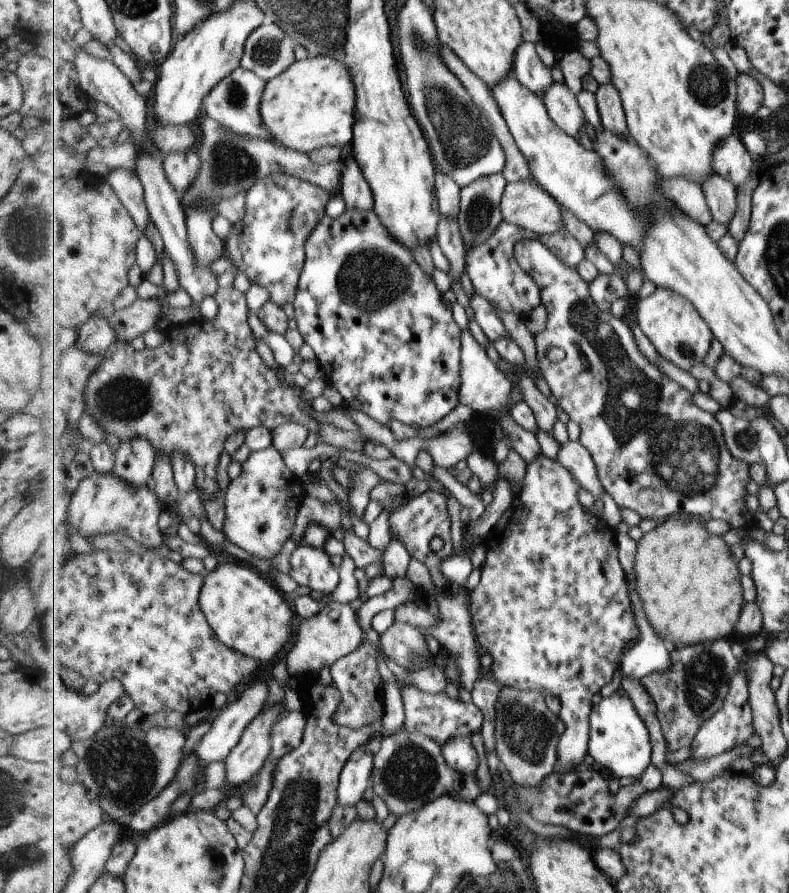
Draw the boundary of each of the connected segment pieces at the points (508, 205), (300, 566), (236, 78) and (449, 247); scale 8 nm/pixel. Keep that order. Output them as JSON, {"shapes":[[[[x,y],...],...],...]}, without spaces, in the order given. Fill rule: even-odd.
{"shapes":[[[[535,179],[509,182],[501,200],[501,210],[505,221],[539,236],[561,232],[565,228],[558,199]]],[[[300,544],[290,556],[290,576],[310,590],[333,594],[339,586],[339,572],[329,557],[323,548]]],[[[239,67],[233,74],[227,76],[206,96],[202,109],[204,114],[215,118],[223,126],[231,128],[237,134],[251,136],[253,138],[265,138],[273,141],[271,132],[263,124],[261,118],[261,100],[267,83],[261,80],[255,72],[247,68]]],[[[442,216],[442,220],[439,221],[438,237],[436,239],[439,240],[439,244],[441,244],[445,256],[451,264],[448,275],[455,279],[455,282],[461,282],[466,268],[466,245],[464,244],[458,218]]]]}

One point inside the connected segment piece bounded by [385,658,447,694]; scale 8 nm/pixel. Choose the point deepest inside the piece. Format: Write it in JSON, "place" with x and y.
{"place":[431,679]}

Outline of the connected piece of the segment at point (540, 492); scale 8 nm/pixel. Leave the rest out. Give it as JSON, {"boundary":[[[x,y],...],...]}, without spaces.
{"boundary":[[[539,454],[537,460],[526,464],[525,476],[522,480],[521,489],[515,495],[512,508],[508,514],[499,521],[497,527],[481,541],[486,549],[485,560],[479,567],[480,576],[478,585],[470,594],[470,610],[473,618],[473,626],[478,638],[481,651],[486,656],[488,667],[500,685],[511,686],[521,690],[538,690],[539,692],[557,696],[560,699],[560,719],[565,724],[565,730],[561,735],[558,746],[558,765],[563,772],[573,772],[585,756],[590,754],[590,716],[593,706],[593,696],[599,693],[605,684],[613,680],[615,670],[621,670],[622,658],[626,654],[624,650],[628,642],[637,642],[641,637],[638,622],[630,599],[628,578],[626,571],[619,558],[618,533],[604,519],[597,519],[595,514],[588,513],[577,500],[577,492],[583,488],[579,480],[563,466],[559,460],[547,458],[547,454]]]}

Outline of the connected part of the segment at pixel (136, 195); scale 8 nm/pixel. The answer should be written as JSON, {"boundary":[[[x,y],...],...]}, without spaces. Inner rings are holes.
{"boundary":[[[115,168],[111,170],[107,179],[145,234],[145,230],[149,226],[150,214],[144,186],[136,171],[129,170],[129,168]]]}

